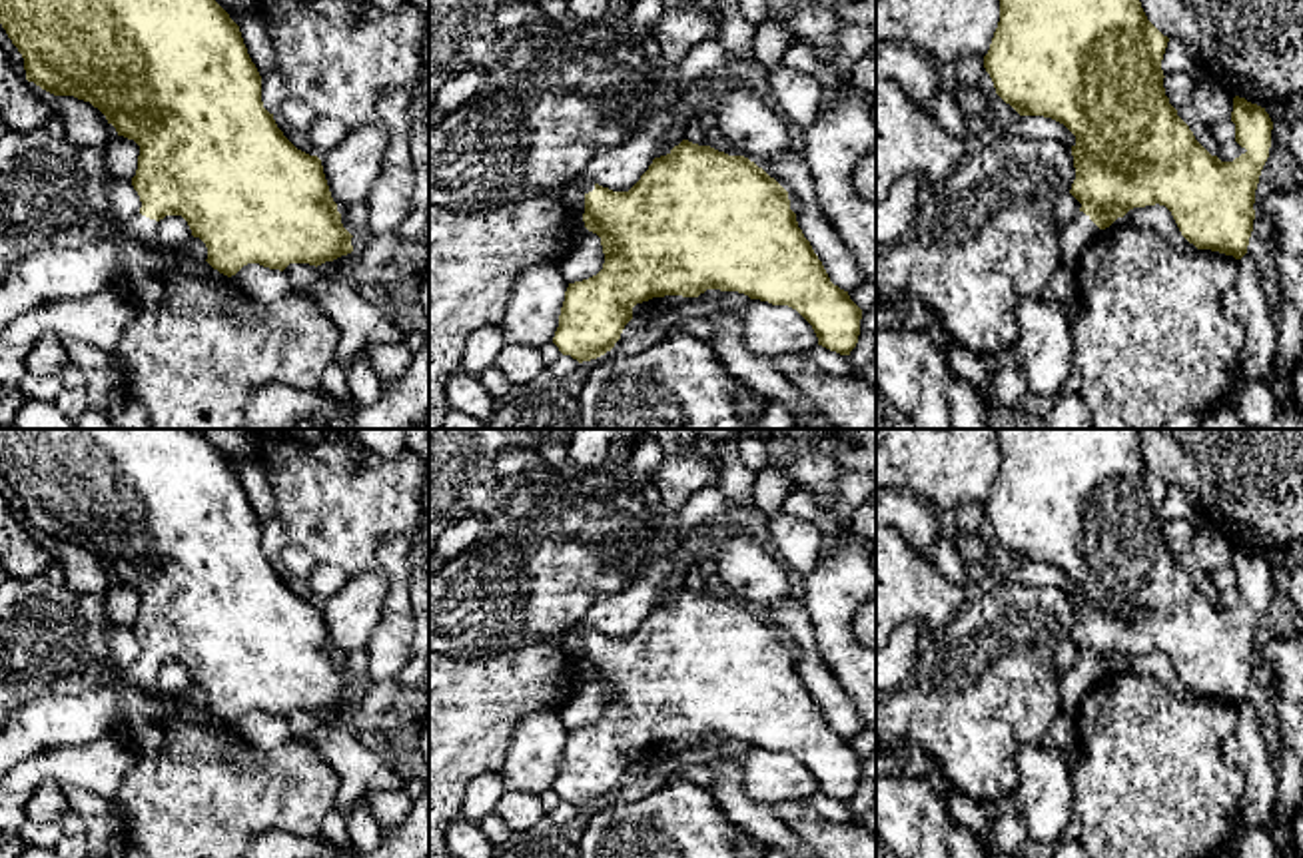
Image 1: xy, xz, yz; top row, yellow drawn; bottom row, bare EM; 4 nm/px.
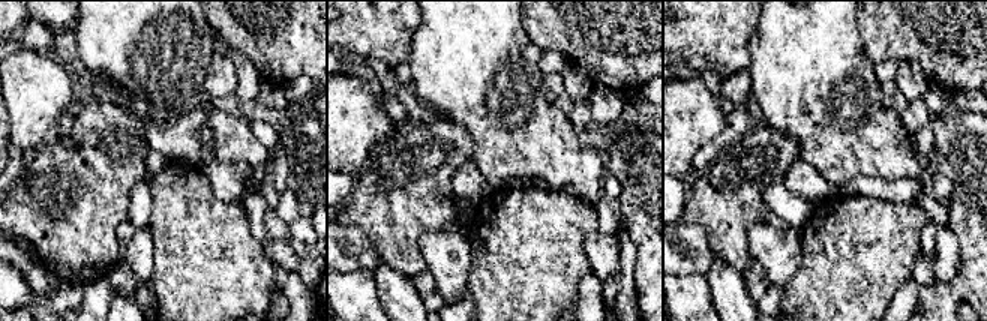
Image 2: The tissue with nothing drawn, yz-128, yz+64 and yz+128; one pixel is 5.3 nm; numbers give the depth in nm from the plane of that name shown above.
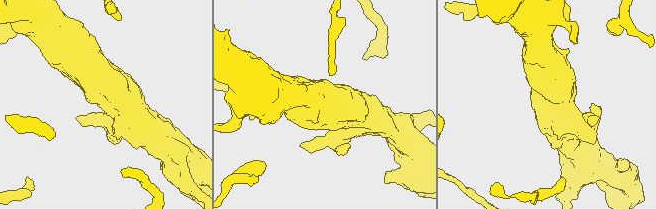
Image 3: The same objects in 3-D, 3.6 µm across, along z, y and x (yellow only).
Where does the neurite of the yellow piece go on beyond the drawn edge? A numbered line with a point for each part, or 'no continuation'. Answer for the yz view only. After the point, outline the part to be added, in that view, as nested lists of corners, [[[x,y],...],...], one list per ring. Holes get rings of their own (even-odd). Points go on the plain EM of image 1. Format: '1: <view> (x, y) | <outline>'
1: yz (1080, 677) | [[[1078,658],[1060,678],[1060,694],[1062,694],[1062,708],[1068,716],[1078,714],[1082,704],[1084,692],[1099,682],[1099,674],[1086,662]]]

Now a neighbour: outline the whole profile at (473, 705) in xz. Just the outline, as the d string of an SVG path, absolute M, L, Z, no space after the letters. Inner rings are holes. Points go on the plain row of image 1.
M519 641L485 658L453 660L429 648L429 858L451 858L445 828L461 814L469 784L485 772L501 772L515 724L531 712L559 712L575 694L585 668L555 641Z

